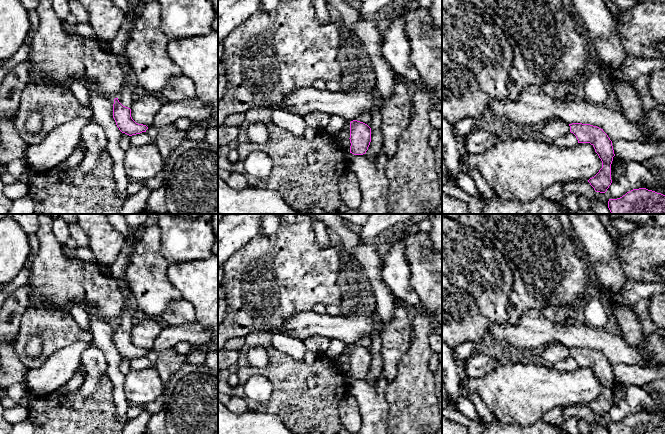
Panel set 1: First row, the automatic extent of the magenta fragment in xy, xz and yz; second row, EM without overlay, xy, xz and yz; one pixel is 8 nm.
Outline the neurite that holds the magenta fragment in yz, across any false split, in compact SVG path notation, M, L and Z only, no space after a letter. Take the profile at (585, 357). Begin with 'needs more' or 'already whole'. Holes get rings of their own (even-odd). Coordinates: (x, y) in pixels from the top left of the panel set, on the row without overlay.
already whole; M569 348L570 356L573 357L578 367L590 367L602 385L602 392L588 404L596 416L605 417L612 407L611 388L615 380L612 365L603 353L590 348Z

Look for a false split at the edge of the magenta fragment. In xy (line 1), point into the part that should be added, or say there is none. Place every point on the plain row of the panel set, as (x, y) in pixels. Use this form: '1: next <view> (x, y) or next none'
1: next none

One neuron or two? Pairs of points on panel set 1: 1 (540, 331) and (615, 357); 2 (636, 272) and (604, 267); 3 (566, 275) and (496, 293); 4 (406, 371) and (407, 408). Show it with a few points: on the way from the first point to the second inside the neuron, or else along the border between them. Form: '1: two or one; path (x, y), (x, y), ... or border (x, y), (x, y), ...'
1: one; path (559, 332), (596, 338)
2: two; border (616, 247), (620, 267), (627, 280)
3: two; border (510, 266), (512, 290), (506, 312)
4: one; path (407, 380), (407, 399)

